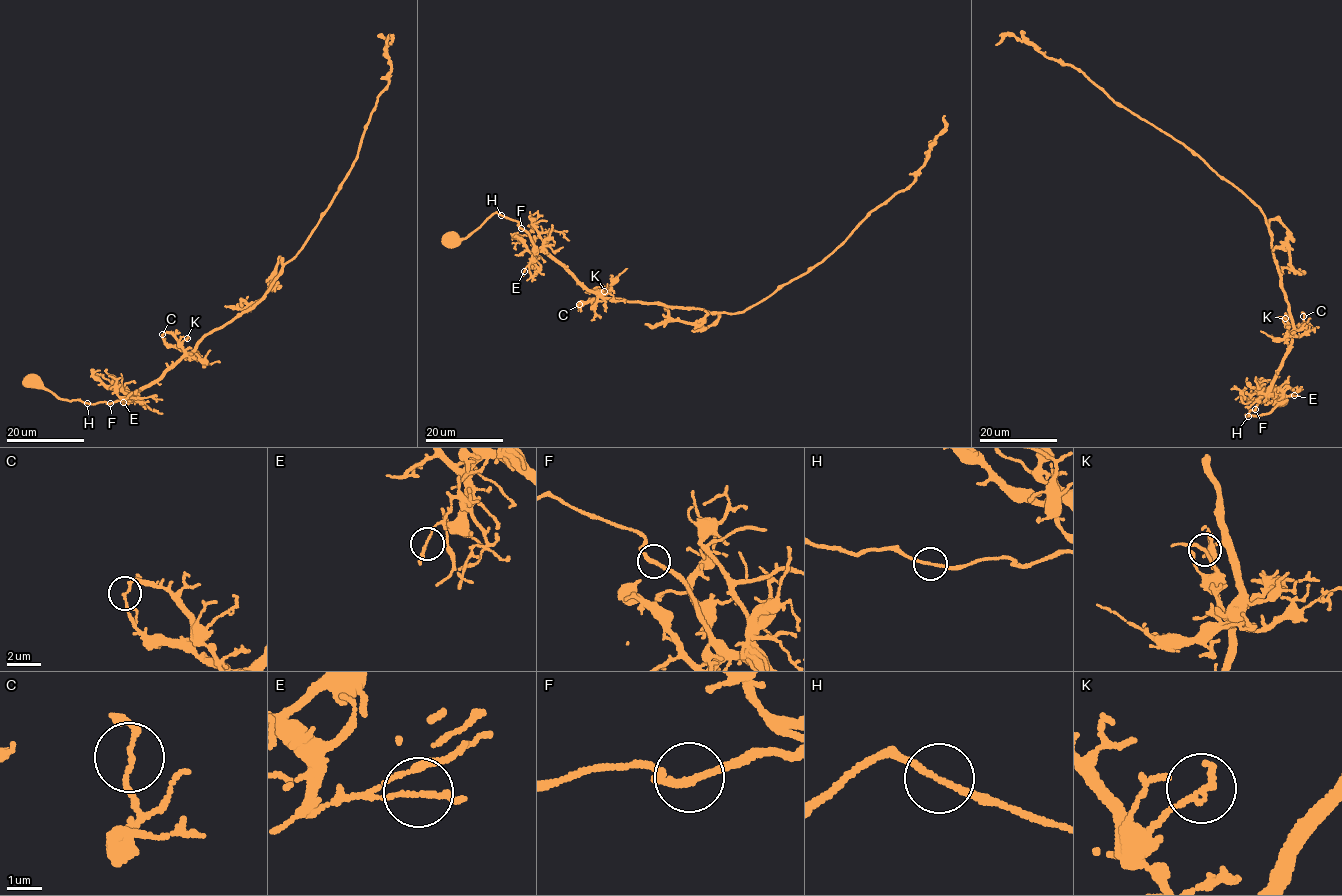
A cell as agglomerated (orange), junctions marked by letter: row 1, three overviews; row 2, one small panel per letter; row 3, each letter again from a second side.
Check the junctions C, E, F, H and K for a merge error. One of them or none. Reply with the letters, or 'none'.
none

